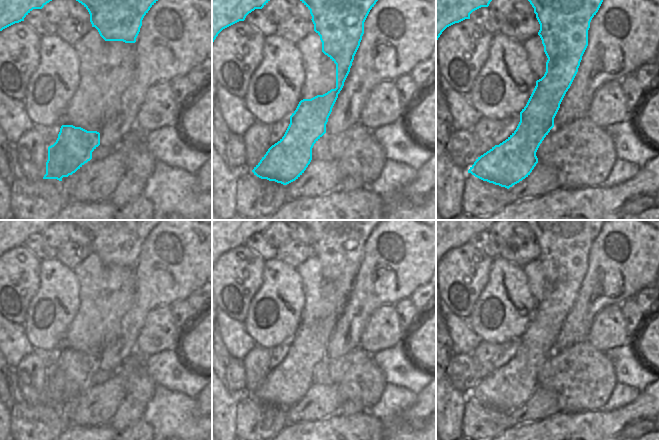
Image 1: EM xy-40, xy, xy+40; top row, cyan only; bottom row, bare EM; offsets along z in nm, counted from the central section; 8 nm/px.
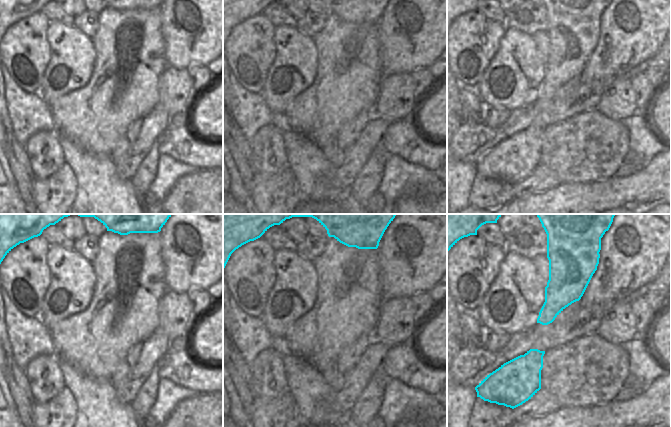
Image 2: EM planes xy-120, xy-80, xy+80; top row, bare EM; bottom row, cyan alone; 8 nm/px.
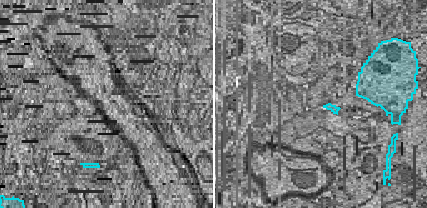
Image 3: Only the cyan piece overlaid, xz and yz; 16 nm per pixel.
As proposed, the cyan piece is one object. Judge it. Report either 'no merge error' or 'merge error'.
no merge error

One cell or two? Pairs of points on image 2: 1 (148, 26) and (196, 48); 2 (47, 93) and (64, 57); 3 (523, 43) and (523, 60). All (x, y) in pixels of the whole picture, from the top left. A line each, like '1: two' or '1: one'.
1: two
2: one
3: one

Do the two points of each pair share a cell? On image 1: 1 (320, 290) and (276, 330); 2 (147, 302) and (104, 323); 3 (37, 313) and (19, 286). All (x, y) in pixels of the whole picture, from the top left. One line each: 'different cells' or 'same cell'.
1: different cells
2: different cells
3: different cells

